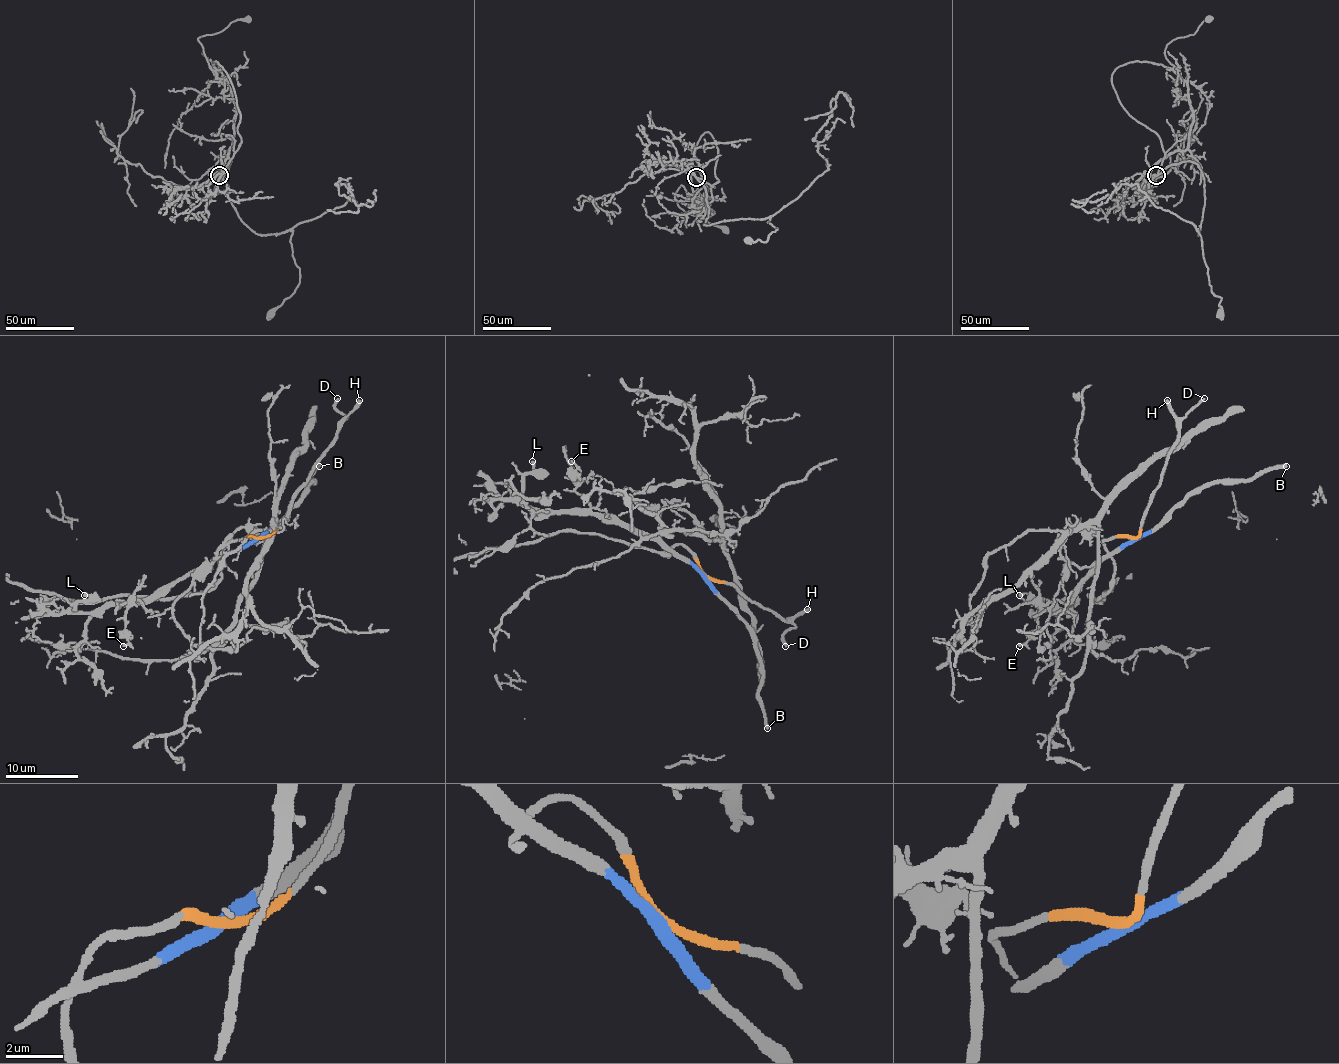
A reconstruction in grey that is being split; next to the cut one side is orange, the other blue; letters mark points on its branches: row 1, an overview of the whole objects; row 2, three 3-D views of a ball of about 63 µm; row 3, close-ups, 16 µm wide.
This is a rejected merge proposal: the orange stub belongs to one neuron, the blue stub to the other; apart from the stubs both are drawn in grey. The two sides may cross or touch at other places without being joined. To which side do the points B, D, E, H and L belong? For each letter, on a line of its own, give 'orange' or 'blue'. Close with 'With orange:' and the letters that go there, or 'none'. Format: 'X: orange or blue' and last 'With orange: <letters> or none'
B: blue
D: orange
E: blue
H: orange
L: blue
With orange: D, H

